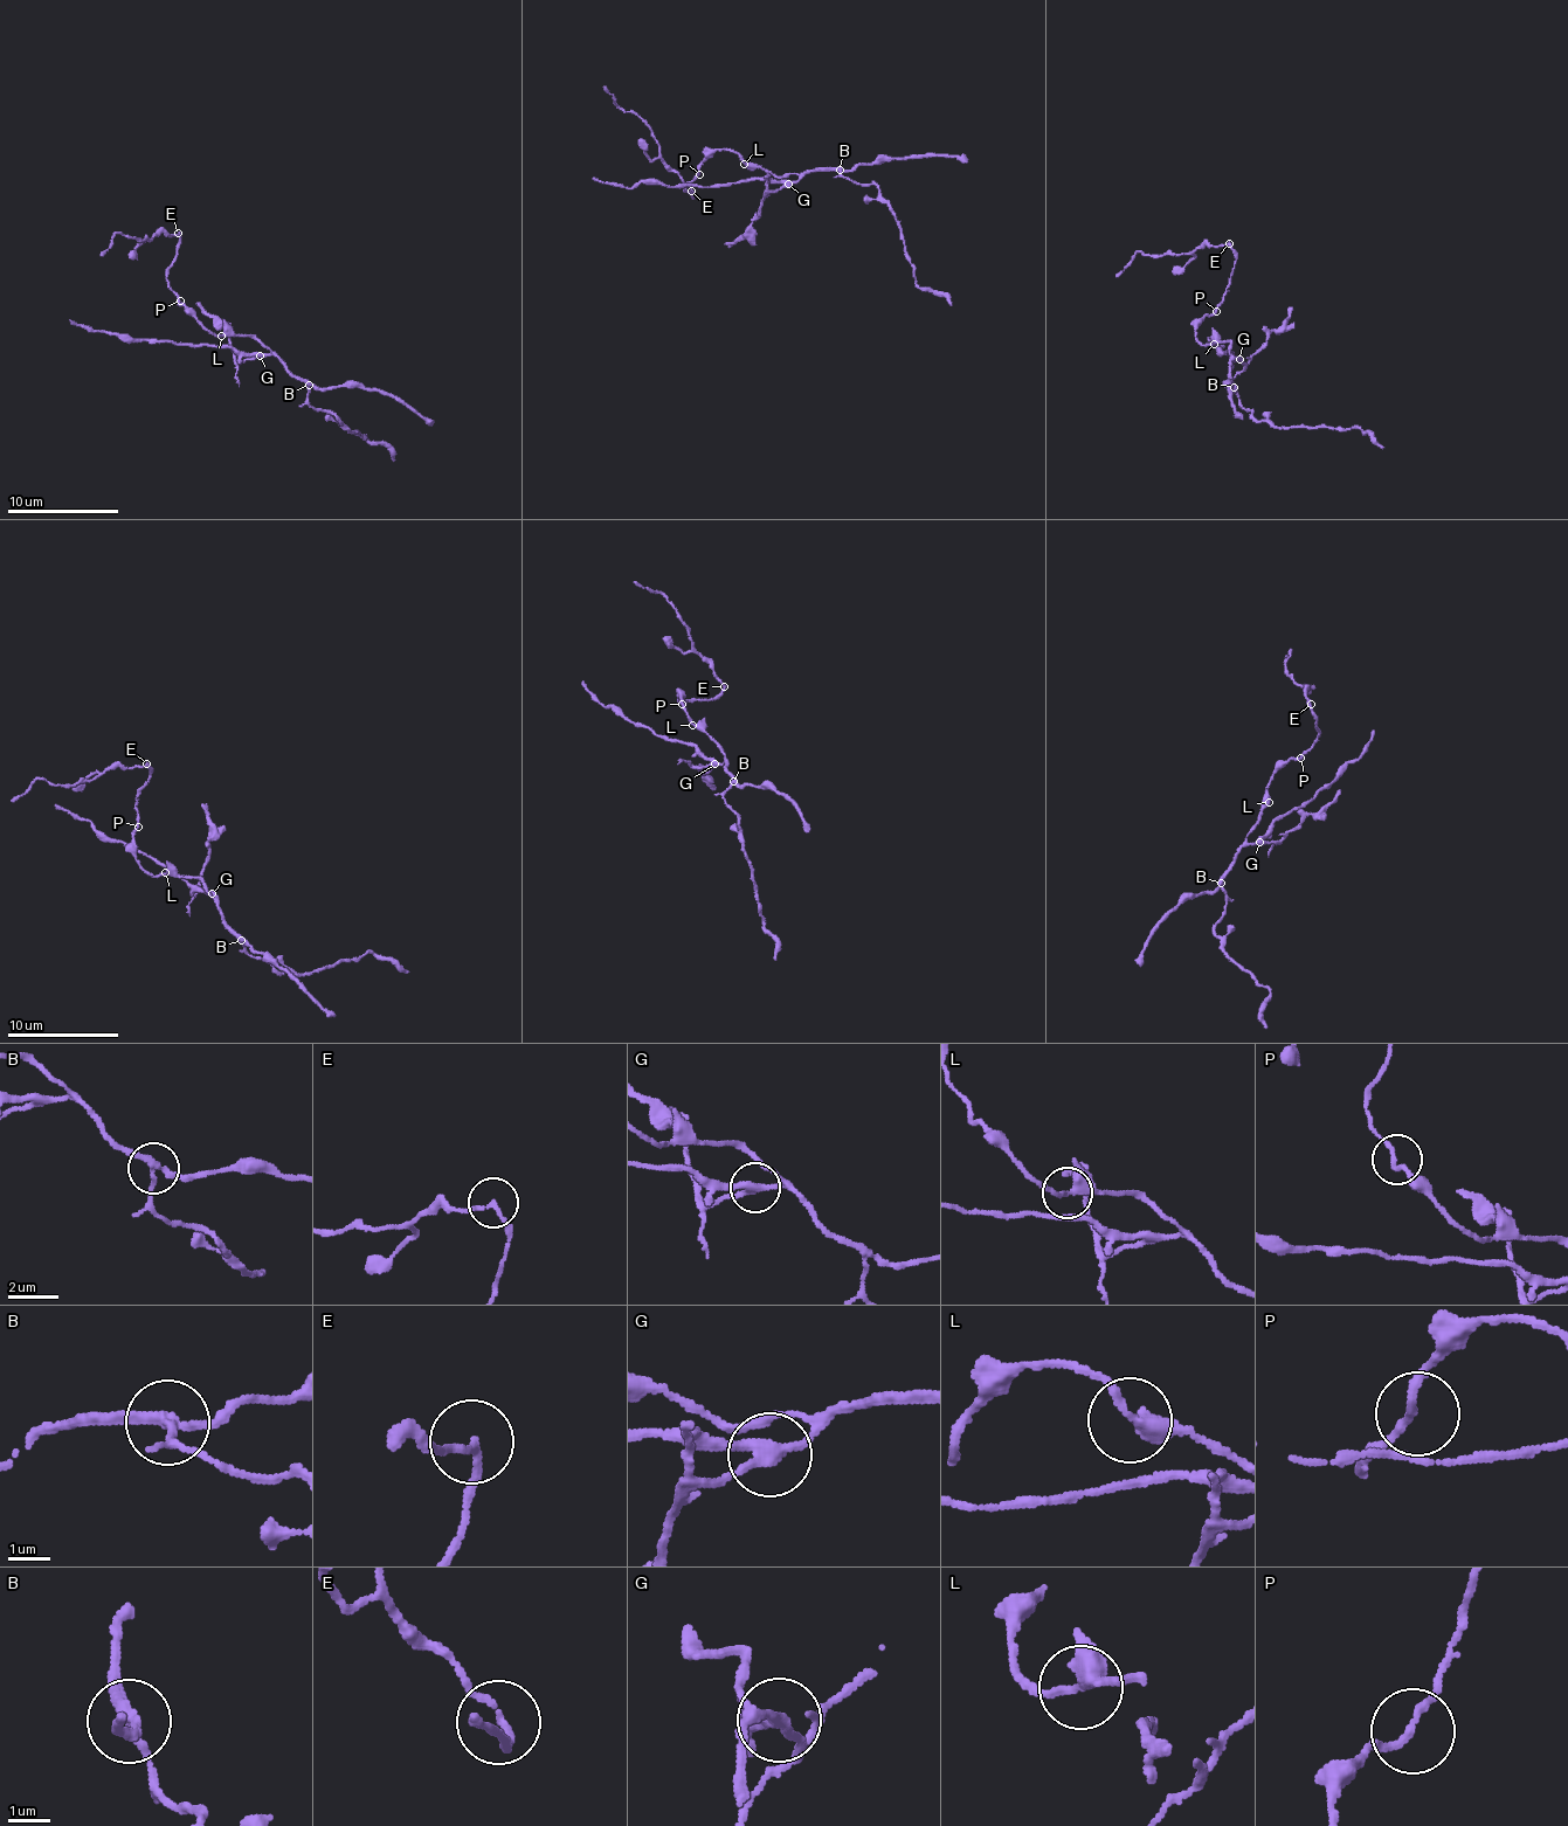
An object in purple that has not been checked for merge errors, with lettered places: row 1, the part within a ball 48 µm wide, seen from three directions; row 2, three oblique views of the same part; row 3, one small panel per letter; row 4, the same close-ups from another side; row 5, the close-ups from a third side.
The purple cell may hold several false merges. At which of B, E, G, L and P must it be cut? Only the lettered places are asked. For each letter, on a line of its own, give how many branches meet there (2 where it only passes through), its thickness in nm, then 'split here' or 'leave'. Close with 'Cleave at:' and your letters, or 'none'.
B: 3 branches meet; 240 nm thick; split here
E: 2 branches meet; 160 nm thick; split here
G: 3 branches meet; 240 nm thick; split here
L: 3 branches meet; 280 nm thick; leave
P: 2 branches meet; 180 nm thick; leave
Cleave at: B, E, G

